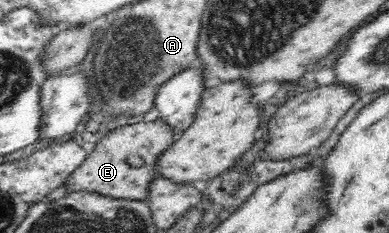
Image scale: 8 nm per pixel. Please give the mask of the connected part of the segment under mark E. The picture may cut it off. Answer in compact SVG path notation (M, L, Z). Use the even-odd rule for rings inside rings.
M163 121L139 122L131 125L124 125L109 131L96 138L95 149L87 155L79 168L76 168L64 181L66 193L76 193L77 191L87 191L89 193L99 193L111 199L125 199L133 201L145 201L147 198L147 188L155 177L153 166L157 164L157 158L161 157L161 152L167 150L176 141L176 135L169 125ZM130 156L139 156L143 160L140 166L130 165L127 160Z

